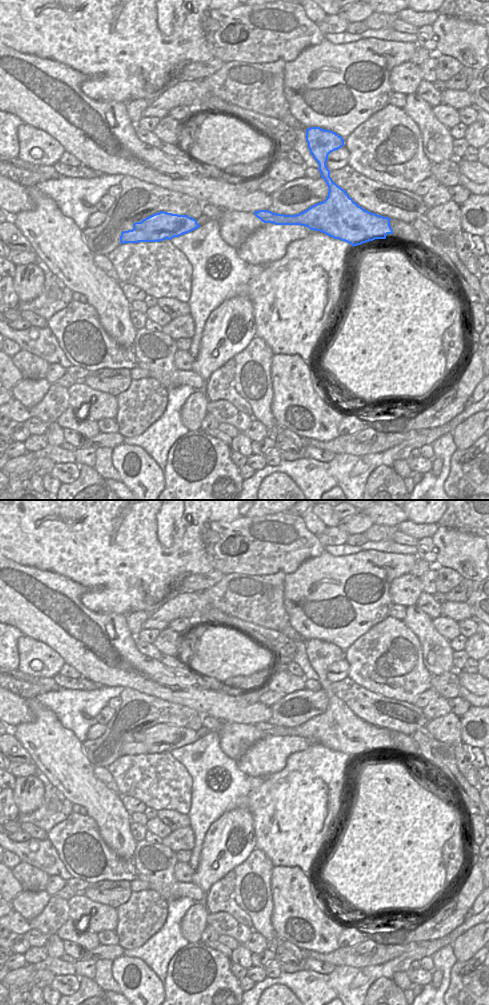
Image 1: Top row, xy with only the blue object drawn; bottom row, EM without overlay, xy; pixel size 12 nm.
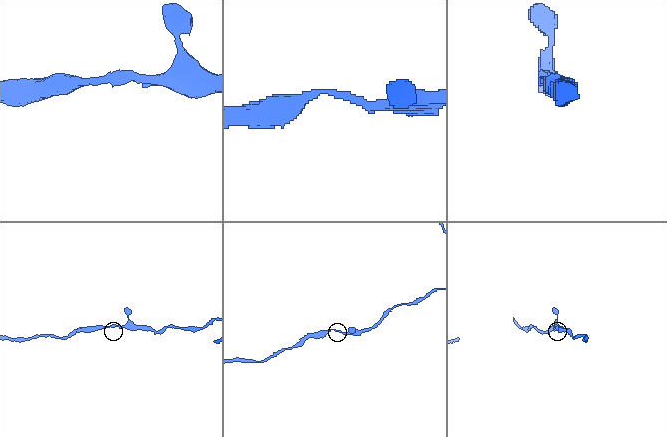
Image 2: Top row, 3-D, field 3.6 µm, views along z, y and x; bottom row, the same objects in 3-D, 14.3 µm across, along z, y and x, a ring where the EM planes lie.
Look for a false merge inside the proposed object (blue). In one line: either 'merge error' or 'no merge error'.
no merge error

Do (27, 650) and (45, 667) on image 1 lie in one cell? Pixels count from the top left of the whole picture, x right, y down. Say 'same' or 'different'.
same

